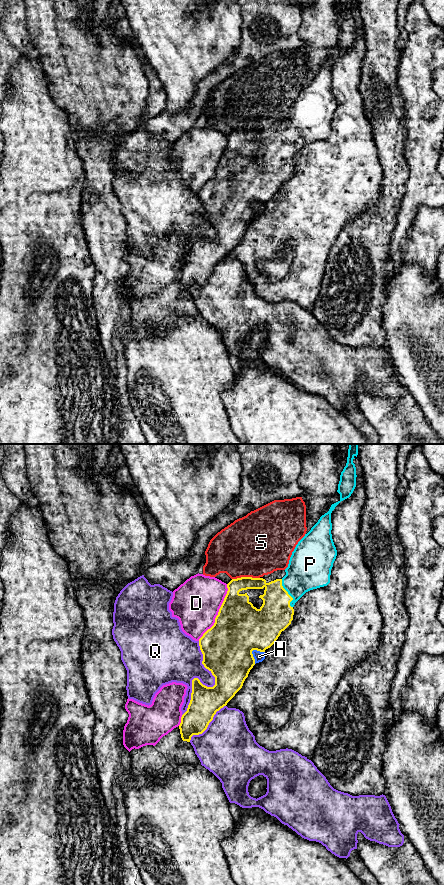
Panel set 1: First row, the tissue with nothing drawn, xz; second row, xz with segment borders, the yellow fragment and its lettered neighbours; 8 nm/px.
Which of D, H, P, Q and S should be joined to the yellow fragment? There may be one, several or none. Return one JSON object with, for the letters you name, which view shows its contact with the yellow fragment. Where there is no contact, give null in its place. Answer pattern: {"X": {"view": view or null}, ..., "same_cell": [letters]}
{"P": {"view": "xz"}, "same_cell": ["P"]}

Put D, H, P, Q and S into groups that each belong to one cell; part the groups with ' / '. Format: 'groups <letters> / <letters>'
groups D / H / P / Q / S

